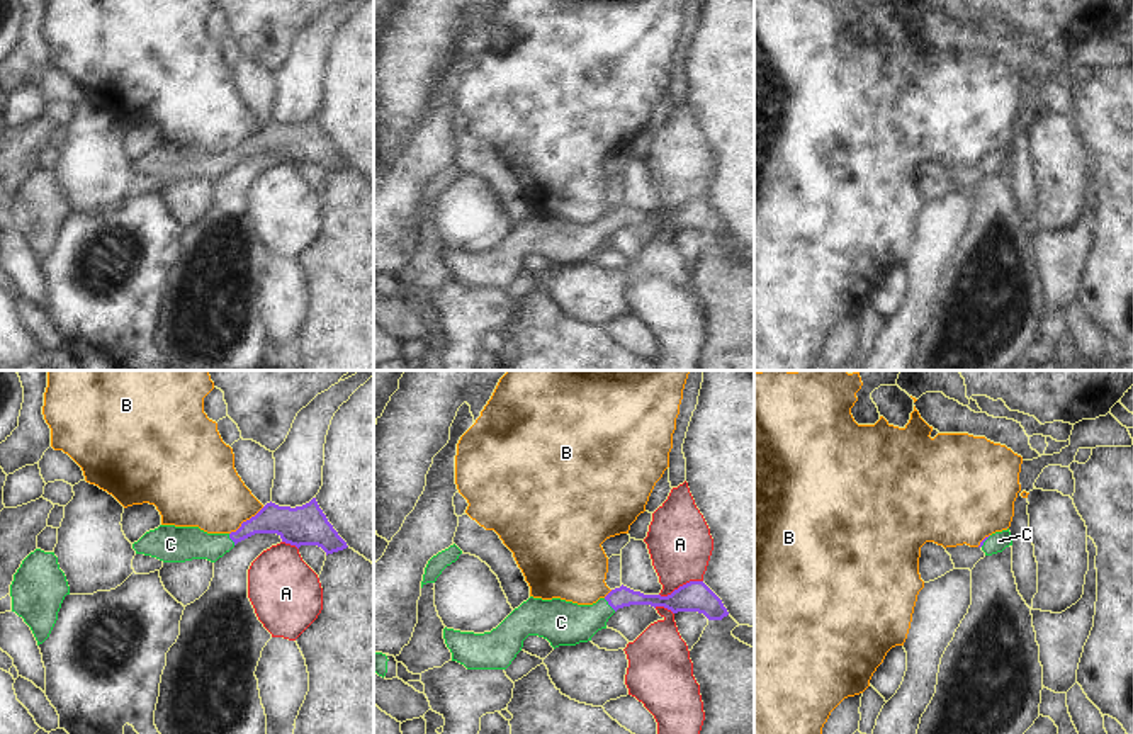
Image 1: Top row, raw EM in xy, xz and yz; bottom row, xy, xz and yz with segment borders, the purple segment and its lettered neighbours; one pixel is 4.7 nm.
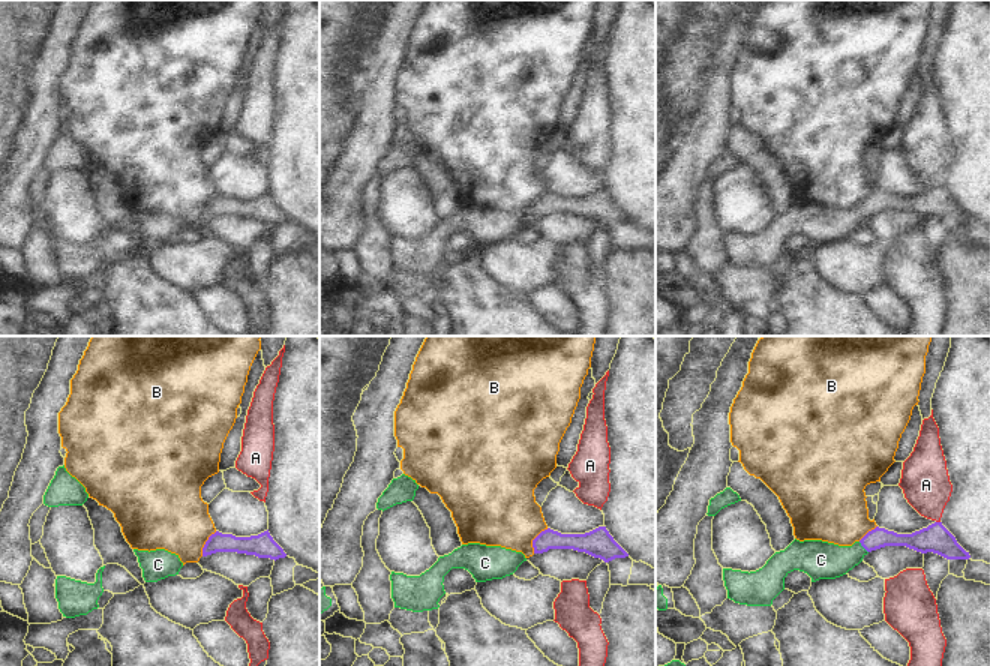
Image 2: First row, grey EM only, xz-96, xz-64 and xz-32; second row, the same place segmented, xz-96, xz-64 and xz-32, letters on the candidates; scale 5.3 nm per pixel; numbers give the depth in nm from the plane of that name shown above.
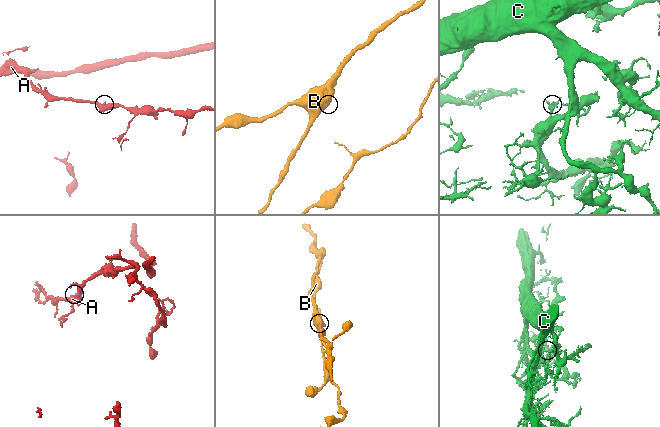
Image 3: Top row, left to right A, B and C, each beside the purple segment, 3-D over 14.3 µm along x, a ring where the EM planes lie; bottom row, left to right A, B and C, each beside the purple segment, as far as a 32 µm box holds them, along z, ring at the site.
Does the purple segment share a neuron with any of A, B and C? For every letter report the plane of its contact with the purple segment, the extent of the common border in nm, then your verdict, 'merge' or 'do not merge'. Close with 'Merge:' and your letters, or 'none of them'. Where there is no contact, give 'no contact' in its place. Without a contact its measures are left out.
A: meets purple in xz; contact 220 nm long; do not merge
B: meets purple in xy; contact 220 nm long; do not merge
C: meets purple in xz; contact 90 nm long; merge
Merge: C

